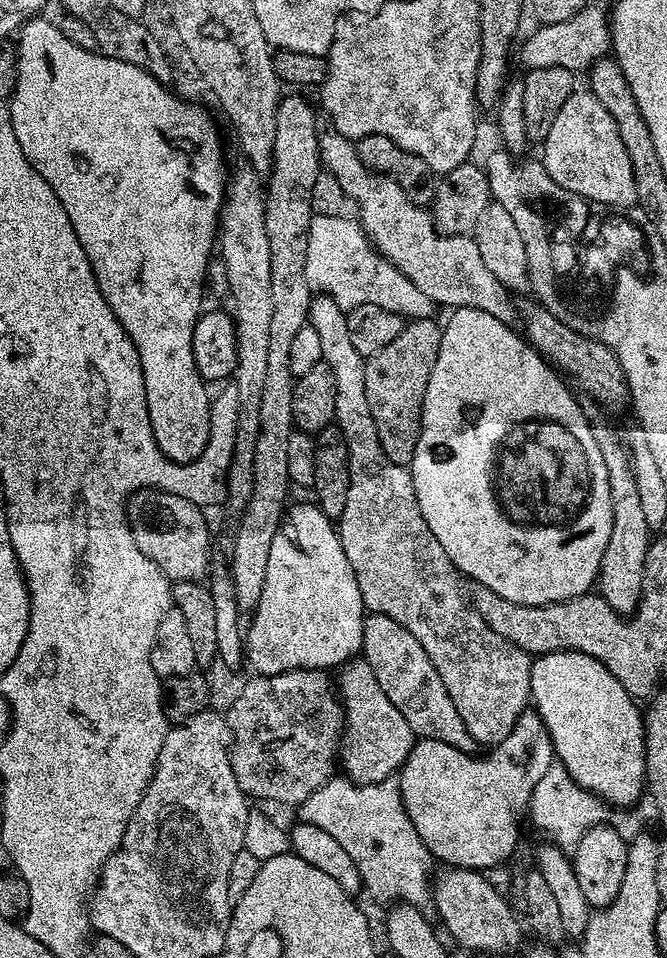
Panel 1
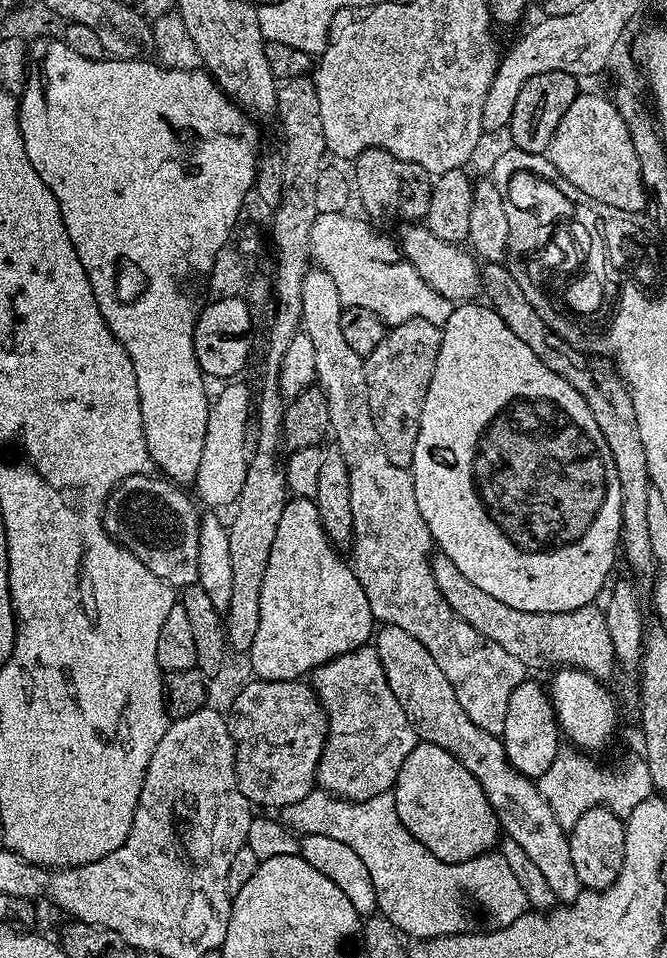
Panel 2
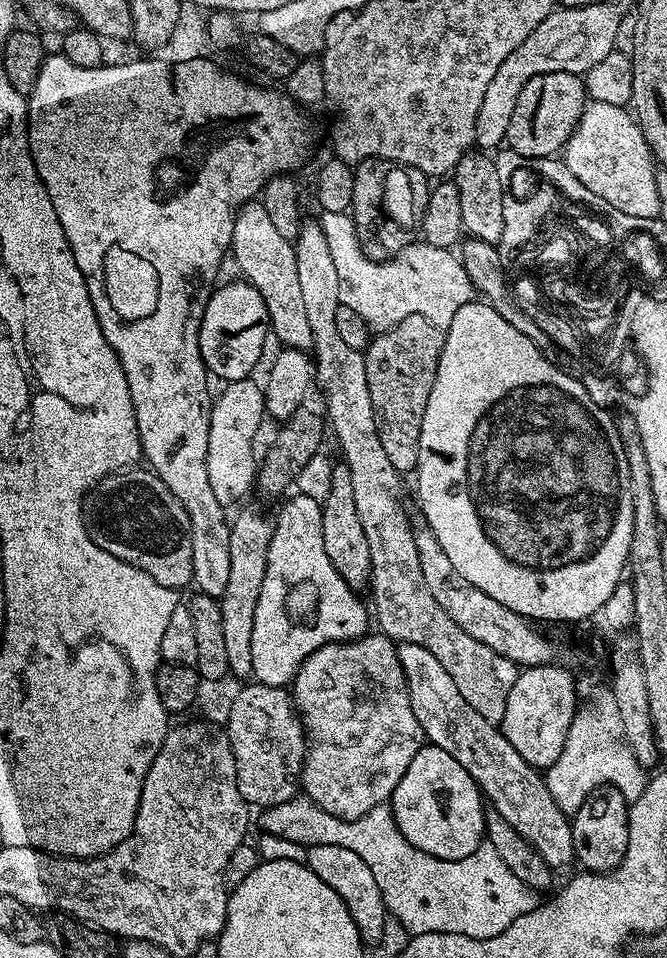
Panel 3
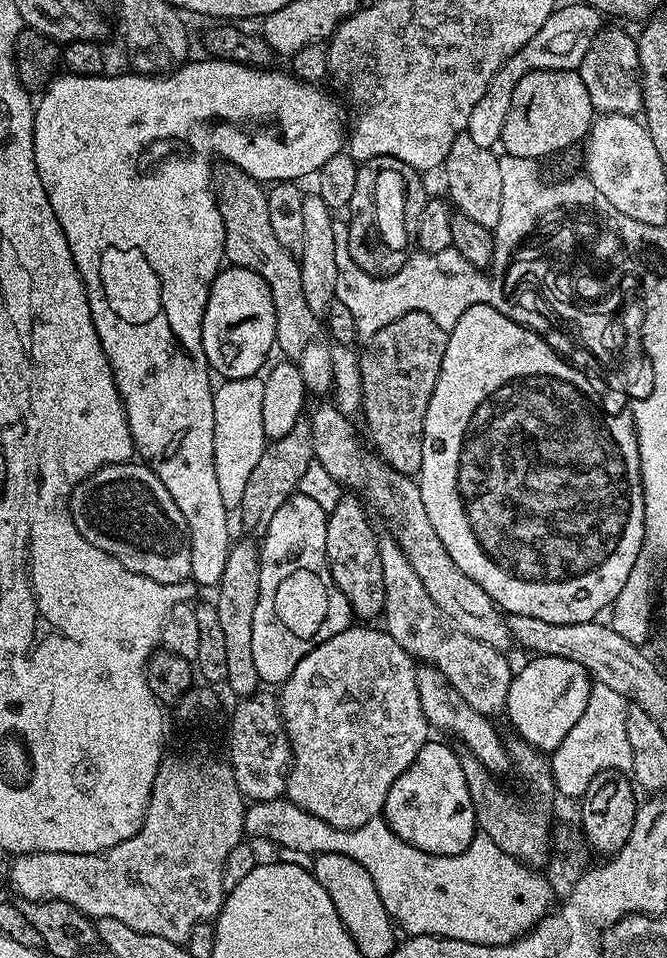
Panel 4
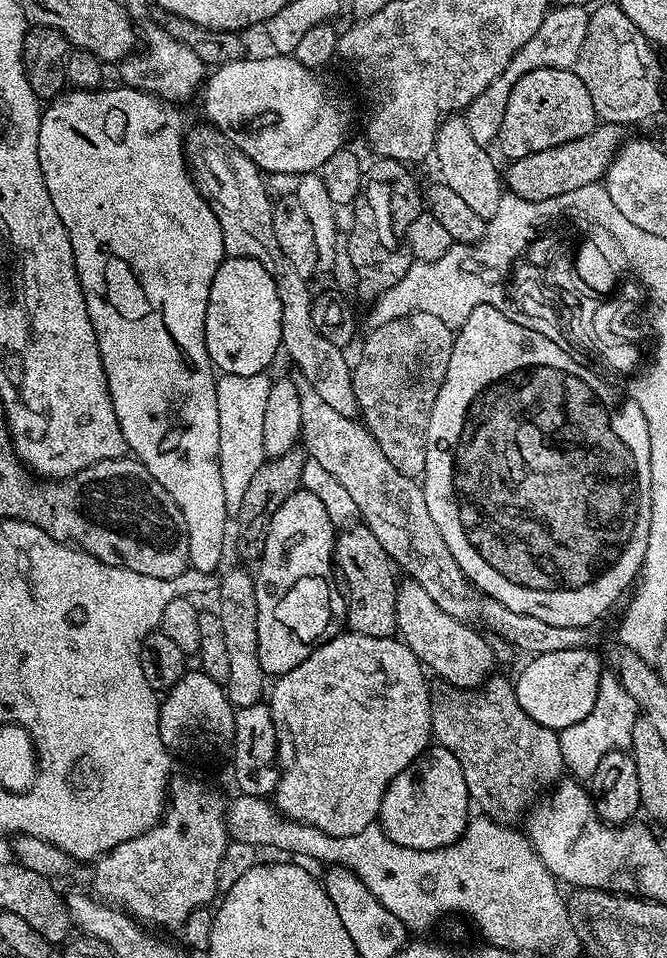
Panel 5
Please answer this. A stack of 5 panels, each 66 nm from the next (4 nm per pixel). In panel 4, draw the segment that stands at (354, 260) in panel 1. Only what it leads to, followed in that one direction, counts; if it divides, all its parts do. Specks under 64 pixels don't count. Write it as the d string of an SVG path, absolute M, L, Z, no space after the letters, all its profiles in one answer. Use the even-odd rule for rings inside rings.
M336 218L333 219L332 226L334 228L334 262L338 262L336 299L342 302L342 306L346 306L346 310L350 310L350 314L354 318L356 335L361 341L371 340L374 334L378 334L378 330L382 330L382 326L390 326L390 322L402 318L402 314L421 312L434 318L434 322L438 322L438 326L450 330L456 325L458 318L462 318L462 314L466 314L466 310L470 310L470 306L489 304L491 308L496 308L499 312L506 308L504 300L500 300L498 280L489 275L487 271L475 268L473 264L466 262L466 258L462 258L462 254L458 254L453 247L441 252L413 251L409 255L408 261L397 272L379 276L362 270L356 265L354 258L350 258L347 223L343 219Z

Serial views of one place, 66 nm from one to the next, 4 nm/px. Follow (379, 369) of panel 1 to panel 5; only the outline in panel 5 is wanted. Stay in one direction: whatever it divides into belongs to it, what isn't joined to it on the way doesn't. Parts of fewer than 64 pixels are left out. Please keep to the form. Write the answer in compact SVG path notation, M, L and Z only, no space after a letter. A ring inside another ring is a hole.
M411 312L402 318L394 318L394 322L386 322L371 329L367 334L369 336L360 348L360 361L355 361L352 370L354 398L360 407L362 423L374 442L382 446L382 454L390 458L390 463L398 469L398 474L413 478L423 477L426 470L426 438L430 430L430 414L434 410L438 390L442 390L446 366L450 366L453 329L448 328L442 318L434 318L434 314Z

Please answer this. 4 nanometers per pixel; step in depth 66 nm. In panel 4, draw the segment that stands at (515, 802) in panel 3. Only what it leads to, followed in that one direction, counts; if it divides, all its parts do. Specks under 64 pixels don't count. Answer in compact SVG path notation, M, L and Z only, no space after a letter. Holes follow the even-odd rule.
M427 662L421 663L416 670L416 681L418 698L422 698L422 714L435 731L437 728L440 732L449 732L454 739L461 740L468 747L470 755L490 773L501 774L500 772L510 768L510 748L507 743L504 745L496 733L496 728L492 725L495 723L478 710L474 710L474 706L470 706L466 698L462 698L462 694L458 694L458 690L454 690L454 686L446 682L446 678L437 668Z

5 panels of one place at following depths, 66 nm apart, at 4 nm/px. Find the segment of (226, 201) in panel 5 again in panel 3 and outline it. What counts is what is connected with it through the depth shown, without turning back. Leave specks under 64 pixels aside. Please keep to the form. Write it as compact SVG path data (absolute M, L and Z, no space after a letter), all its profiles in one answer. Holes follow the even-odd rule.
M249 202L239 205L232 235L231 259L236 259L240 267L239 275L253 284L262 294L268 311L270 332L276 336L285 348L311 349L312 335L310 321L306 318L306 310L302 302L302 290L298 286L298 262L293 241L282 238L278 230L274 230L274 222L270 222L270 214L266 214L263 204Z

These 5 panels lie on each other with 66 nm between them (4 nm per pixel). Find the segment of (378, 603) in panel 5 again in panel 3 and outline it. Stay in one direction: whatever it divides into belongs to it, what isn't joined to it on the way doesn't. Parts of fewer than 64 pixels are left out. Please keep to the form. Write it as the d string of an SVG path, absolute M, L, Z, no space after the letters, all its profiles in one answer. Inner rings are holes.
M343 462L333 463L330 474L330 494L322 502L322 546L326 546L326 558L342 574L342 578L354 590L367 589L370 581L370 548L366 534L362 531L362 521L354 503L354 486L350 482L350 470Z

